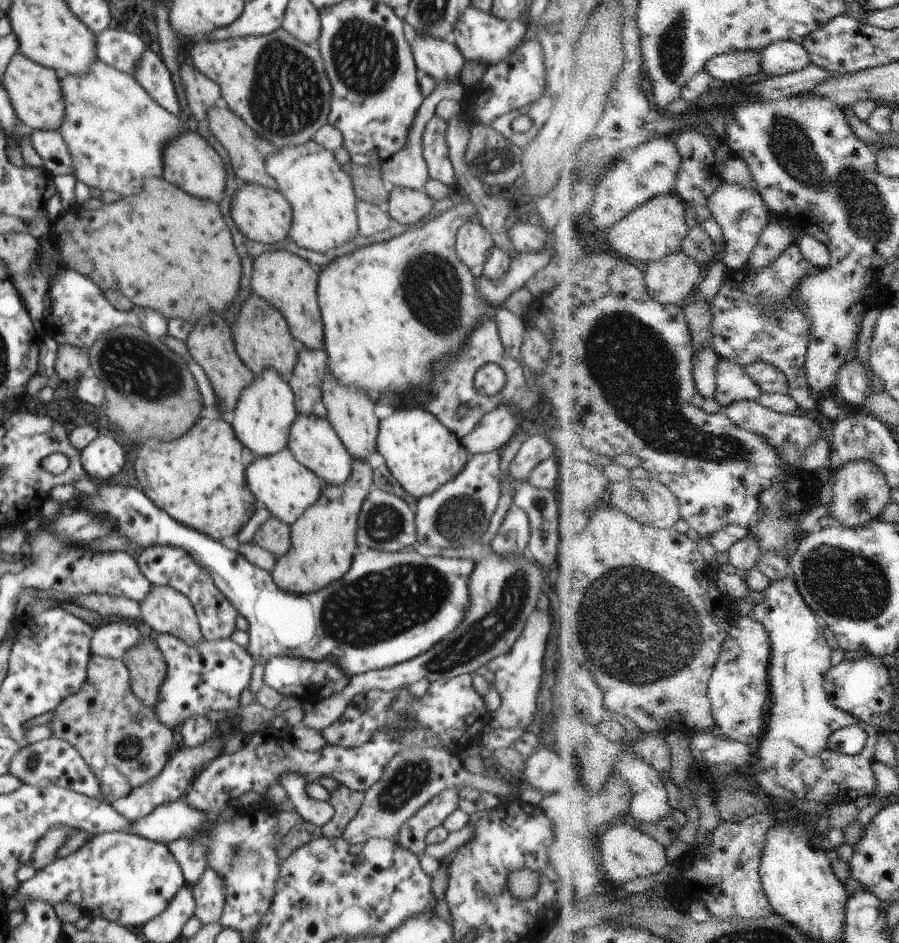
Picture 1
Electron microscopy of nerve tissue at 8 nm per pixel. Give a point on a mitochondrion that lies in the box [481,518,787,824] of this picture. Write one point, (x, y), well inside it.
(635, 627)

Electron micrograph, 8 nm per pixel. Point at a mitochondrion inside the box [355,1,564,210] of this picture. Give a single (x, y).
(494, 161)

